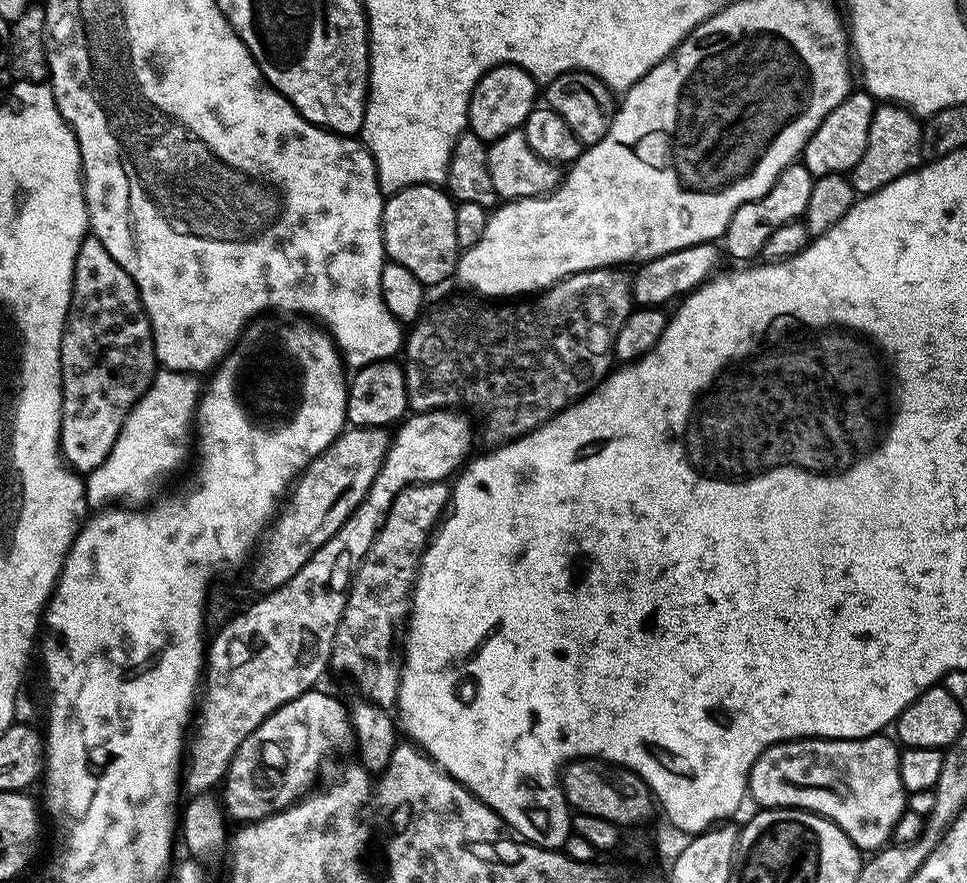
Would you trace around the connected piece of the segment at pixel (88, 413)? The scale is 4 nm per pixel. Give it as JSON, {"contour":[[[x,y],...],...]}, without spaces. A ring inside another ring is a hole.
{"contour":[[[91,234],[85,236],[74,262],[72,297],[60,343],[60,393],[64,401],[60,411],[58,451],[73,471],[87,474],[106,460],[110,450],[114,449],[123,423],[151,385],[157,369],[152,323],[144,313],[140,291],[130,274],[110,258],[110,250],[102,246],[100,239]]]}

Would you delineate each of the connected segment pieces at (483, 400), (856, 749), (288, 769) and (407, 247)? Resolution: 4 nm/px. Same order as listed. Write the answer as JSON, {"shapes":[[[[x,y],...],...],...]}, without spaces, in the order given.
{"shapes":[[[[619,267],[595,268],[589,272],[576,272],[566,279],[558,281],[554,286],[545,288],[535,298],[527,302],[485,302],[480,298],[468,298],[472,300],[456,300],[445,308],[436,308],[429,311],[423,318],[411,325],[412,333],[406,336],[406,352],[408,348],[408,361],[403,361],[404,376],[406,377],[406,390],[408,391],[408,406],[413,413],[429,412],[435,408],[452,408],[455,410],[468,410],[473,408],[481,412],[480,424],[484,427],[484,436],[489,440],[489,445],[499,446],[516,440],[519,436],[525,436],[538,426],[542,426],[550,418],[554,418],[564,408],[569,408],[577,400],[587,396],[605,376],[608,375],[614,364],[612,347],[618,338],[618,330],[626,322],[626,318],[634,311],[632,298],[632,280],[629,273]]],[[[888,734],[864,736],[861,740],[826,740],[823,738],[784,740],[780,744],[770,745],[767,750],[756,759],[748,775],[747,791],[750,793],[751,799],[753,796],[753,798],[760,803],[759,807],[761,809],[803,808],[806,812],[815,812],[818,816],[824,816],[826,819],[832,820],[846,835],[848,835],[850,842],[855,848],[860,849],[861,853],[871,854],[885,847],[885,845],[891,841],[894,826],[898,822],[898,818],[902,818],[902,814],[906,810],[906,793],[902,786],[902,774],[900,773],[900,754],[901,749],[898,747],[897,741]]],[[[320,691],[303,692],[298,698],[274,710],[274,714],[270,714],[270,718],[266,718],[266,722],[262,722],[262,726],[258,726],[254,734],[247,736],[242,746],[238,746],[238,750],[232,755],[228,774],[222,781],[222,803],[225,813],[233,821],[265,820],[267,816],[290,807],[297,800],[303,800],[313,791],[312,783],[315,782],[324,759],[342,751],[347,744],[349,747],[353,743],[352,721],[348,719],[345,701],[340,701],[328,692]]],[[[411,184],[384,201],[384,250],[387,259],[406,266],[425,286],[440,284],[456,270],[458,245],[454,234],[456,204],[443,187]]]]}

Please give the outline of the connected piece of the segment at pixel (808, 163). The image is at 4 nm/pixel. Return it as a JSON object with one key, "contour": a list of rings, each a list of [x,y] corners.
{"contour":[[[853,90],[848,93],[848,97],[814,130],[814,134],[806,142],[802,153],[802,162],[806,170],[815,178],[826,174],[848,174],[853,166],[866,154],[866,138],[870,138],[870,122],[874,118],[878,104],[877,101],[866,90]]]}

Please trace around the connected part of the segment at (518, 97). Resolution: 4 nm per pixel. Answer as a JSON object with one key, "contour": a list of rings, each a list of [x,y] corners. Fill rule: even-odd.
{"contour":[[[497,64],[474,86],[468,103],[468,128],[478,138],[491,142],[523,129],[526,118],[538,104],[538,82],[518,64]]]}

